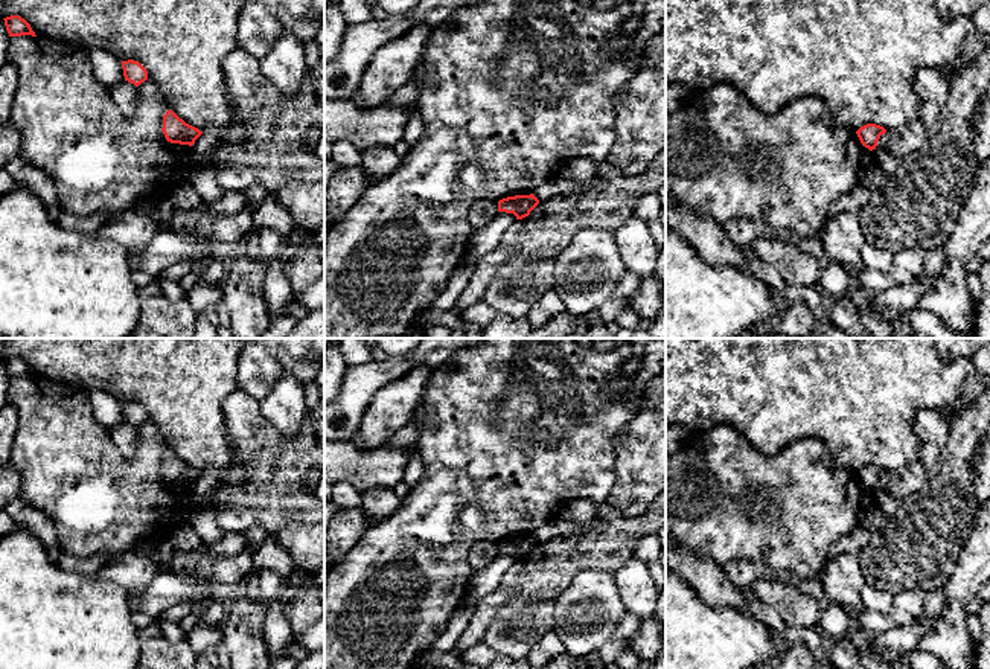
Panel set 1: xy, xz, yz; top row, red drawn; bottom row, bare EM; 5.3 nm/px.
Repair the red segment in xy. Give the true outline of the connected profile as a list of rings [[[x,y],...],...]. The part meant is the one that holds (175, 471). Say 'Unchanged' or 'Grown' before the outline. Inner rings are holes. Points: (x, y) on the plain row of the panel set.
Unchanged. [[[168,451],[163,457],[161,472],[168,483],[189,488],[192,488],[195,482],[203,475],[203,472],[186,465],[172,451]]]

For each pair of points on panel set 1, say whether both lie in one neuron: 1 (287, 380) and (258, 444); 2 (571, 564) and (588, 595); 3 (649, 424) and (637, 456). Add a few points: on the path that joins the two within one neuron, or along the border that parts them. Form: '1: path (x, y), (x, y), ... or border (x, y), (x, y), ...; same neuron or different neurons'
1: border (259, 403), (281, 433), (302, 427); different neurons
2: border (613, 572), (581, 570), (561, 592); different neurons
3: path (649, 432), (649, 444), (645, 448); same neuron

